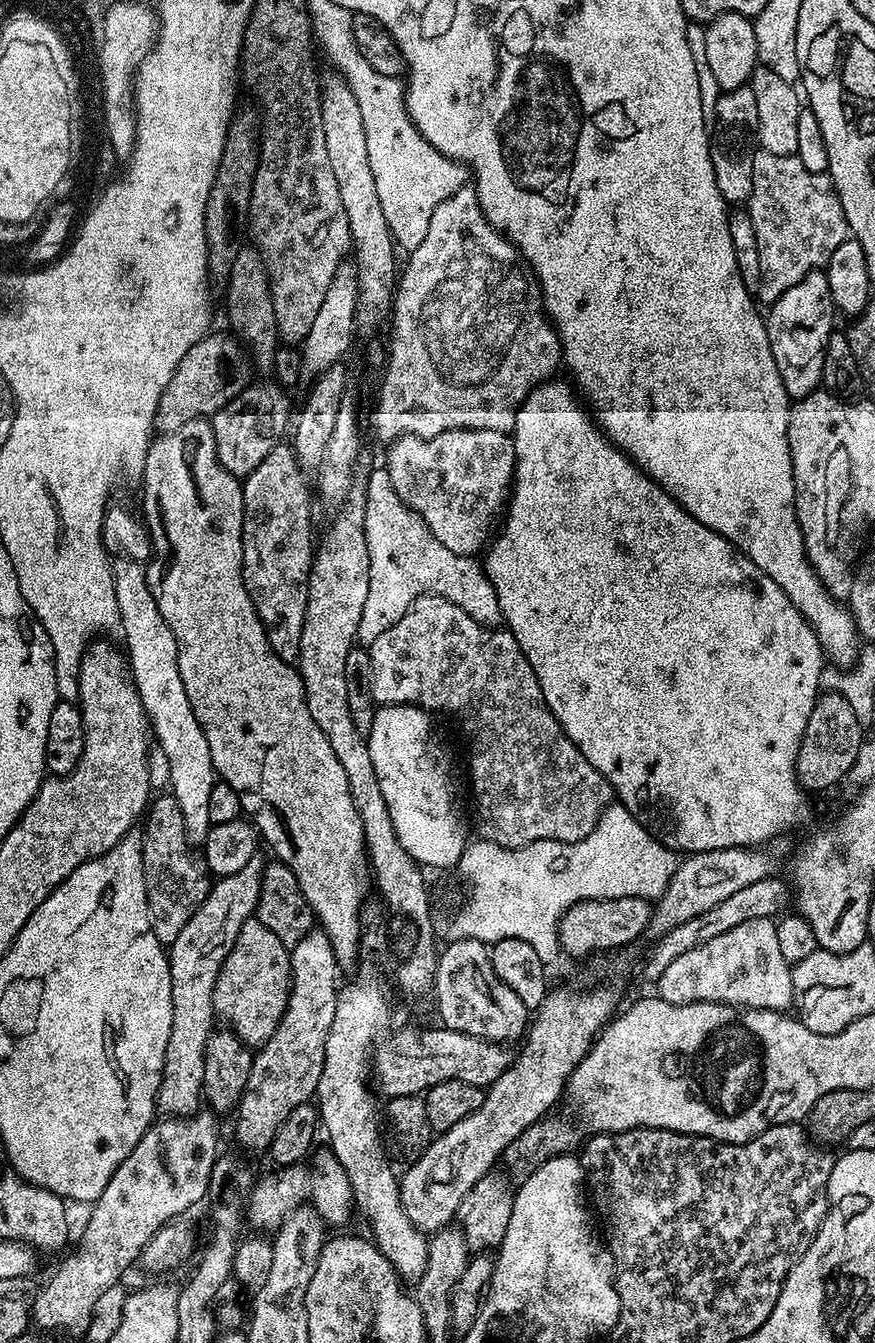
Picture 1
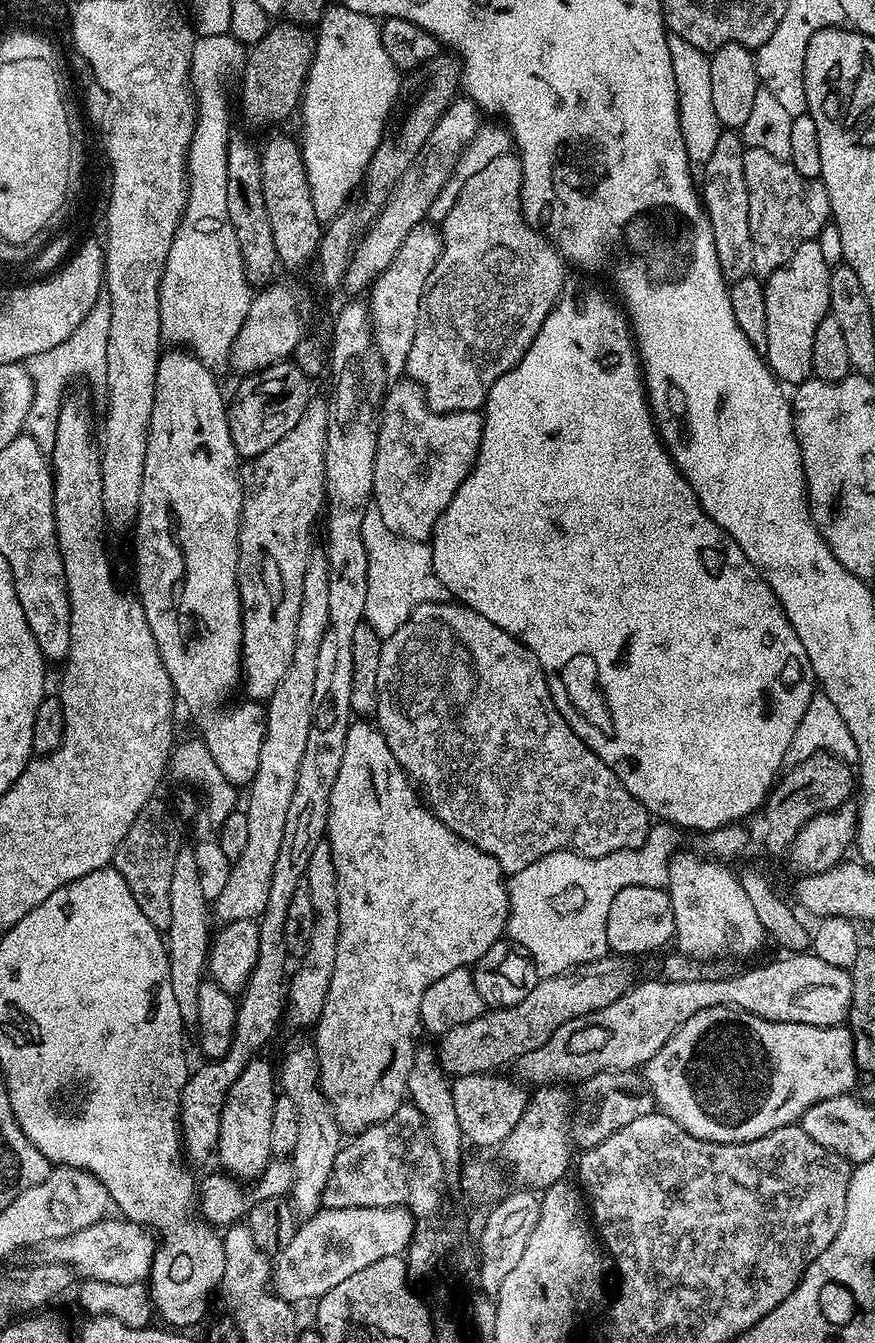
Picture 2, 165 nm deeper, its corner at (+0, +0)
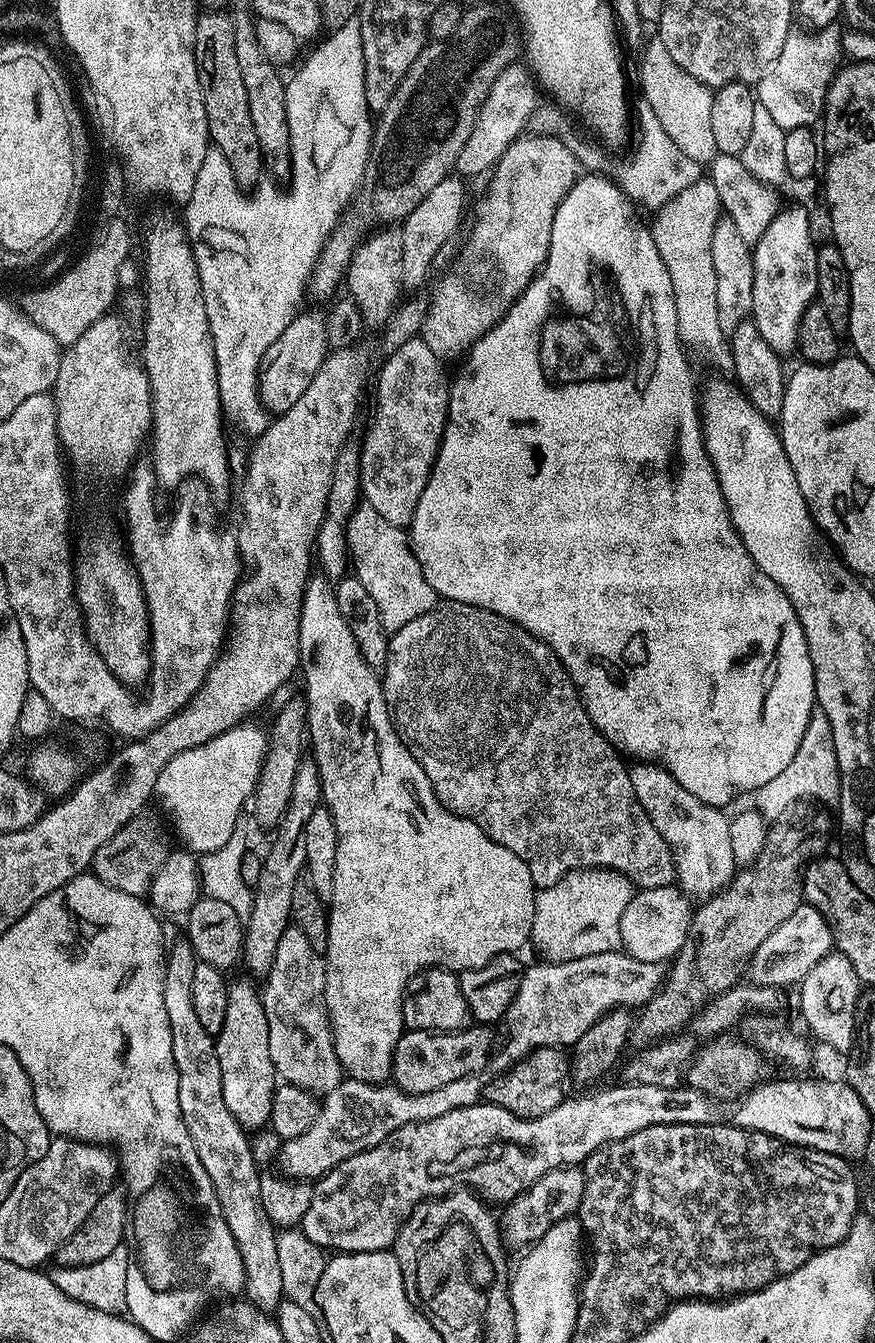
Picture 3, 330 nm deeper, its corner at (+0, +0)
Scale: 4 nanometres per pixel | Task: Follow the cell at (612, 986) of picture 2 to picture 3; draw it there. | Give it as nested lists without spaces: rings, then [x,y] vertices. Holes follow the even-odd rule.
[[[469,1026],[462,1032],[405,1031],[394,1050],[391,1083],[410,1094],[426,1094],[438,1090],[438,1086],[479,1073],[479,1068],[487,1060],[489,1063],[494,1052],[492,1031],[488,1026]]]

